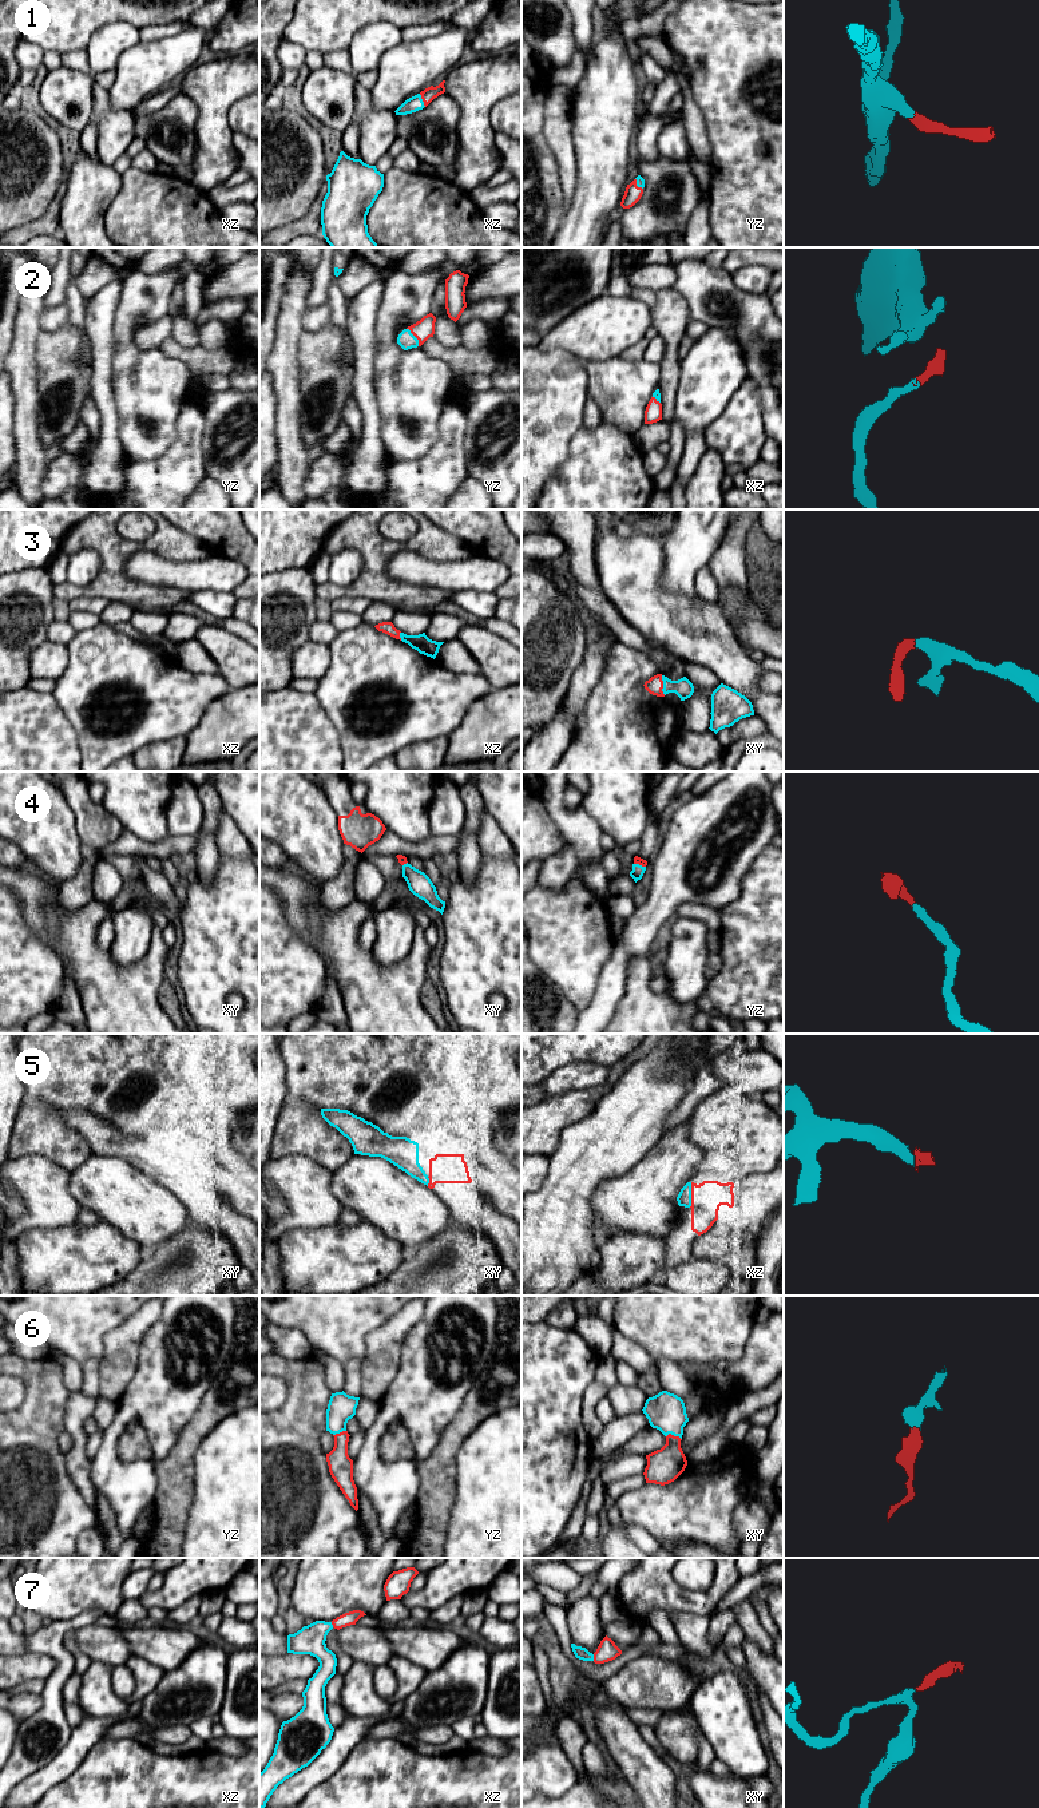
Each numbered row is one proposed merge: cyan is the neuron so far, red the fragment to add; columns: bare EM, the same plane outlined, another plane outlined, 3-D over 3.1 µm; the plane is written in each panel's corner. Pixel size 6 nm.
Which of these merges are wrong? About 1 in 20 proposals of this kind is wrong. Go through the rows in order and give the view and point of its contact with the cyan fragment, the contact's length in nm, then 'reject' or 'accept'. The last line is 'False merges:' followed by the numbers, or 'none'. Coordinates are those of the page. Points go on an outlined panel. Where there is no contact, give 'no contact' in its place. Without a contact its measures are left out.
1: contact xz (421, 100); length 90 nm; accept
2: contact yz (415, 337); length 130 nm; accept
3: contact xy (663, 685); length 120 nm; accept
4: contact yz (638, 864); length 80 nm; accept
5: contact xz (690, 1194); length 150 nm; accept
6: contact xy (674, 1435); length 100 nm; accept
7: contact xy (593, 1657); length 40 nm; accept
False merges: none

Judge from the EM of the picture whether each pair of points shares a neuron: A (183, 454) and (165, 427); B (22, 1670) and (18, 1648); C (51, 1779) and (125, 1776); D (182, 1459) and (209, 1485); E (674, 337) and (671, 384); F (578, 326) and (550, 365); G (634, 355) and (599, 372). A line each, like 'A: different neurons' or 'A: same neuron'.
A: different neurons
B: different neurons
C: different neurons
D: different neurons
E: same neuron
F: different neurons
G: different neurons

